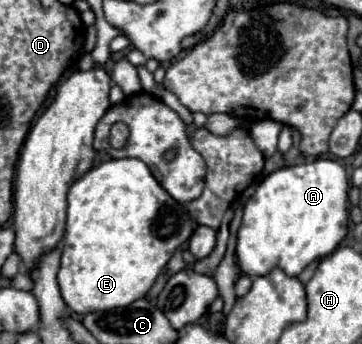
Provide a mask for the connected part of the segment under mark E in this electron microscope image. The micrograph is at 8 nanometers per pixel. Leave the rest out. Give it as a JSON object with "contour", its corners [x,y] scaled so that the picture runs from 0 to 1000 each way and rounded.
{"contour":[[[304,462],[254,485],[188,555],[182,677],[160,823],[182,887],[221,916],[304,904],[392,869],[492,718],[536,672],[519,608],[475,578],[387,462]]]}

